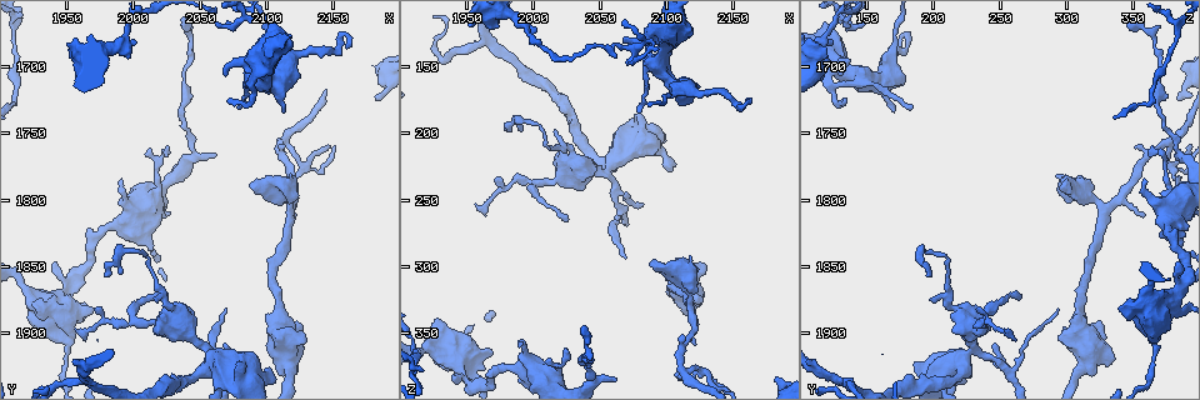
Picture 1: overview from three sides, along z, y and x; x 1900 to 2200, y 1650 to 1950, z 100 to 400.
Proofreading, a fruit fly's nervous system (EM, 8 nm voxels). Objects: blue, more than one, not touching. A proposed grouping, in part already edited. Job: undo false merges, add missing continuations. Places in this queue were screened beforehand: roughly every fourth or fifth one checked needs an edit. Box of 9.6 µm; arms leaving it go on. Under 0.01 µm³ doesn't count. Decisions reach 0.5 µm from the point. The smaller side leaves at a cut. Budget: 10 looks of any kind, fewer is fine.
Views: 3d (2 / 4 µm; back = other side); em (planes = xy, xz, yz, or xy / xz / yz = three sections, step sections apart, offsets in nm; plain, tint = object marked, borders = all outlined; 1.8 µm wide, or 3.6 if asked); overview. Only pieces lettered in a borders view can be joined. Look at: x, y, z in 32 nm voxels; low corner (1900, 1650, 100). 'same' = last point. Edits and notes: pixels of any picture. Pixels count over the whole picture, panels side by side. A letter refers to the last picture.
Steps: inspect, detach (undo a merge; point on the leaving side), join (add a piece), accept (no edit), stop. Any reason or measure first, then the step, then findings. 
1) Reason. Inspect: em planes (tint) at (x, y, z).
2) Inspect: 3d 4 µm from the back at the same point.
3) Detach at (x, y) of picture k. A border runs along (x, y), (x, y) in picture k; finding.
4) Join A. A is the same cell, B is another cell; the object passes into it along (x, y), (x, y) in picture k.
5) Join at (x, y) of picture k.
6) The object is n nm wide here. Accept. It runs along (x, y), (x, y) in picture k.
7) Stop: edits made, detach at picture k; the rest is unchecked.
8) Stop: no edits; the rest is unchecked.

Free end. Inspect: em planes (borders) at (1970, 1884, 364).

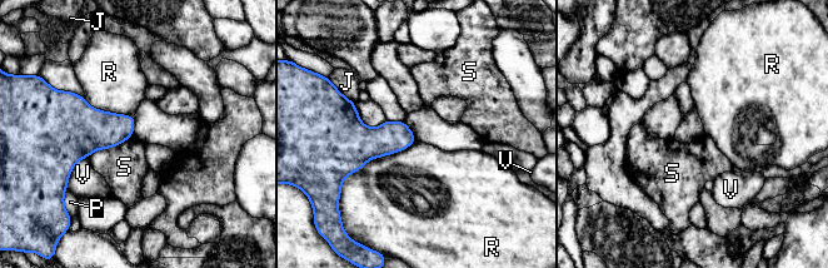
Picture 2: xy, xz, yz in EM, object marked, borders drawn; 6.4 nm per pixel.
Accept. J, P, R, S and V are other cells; no lettered piece goes on from it.

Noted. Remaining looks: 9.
Four arms meet. Inspect: 3d 4 µm at (1994, 1816, 376).

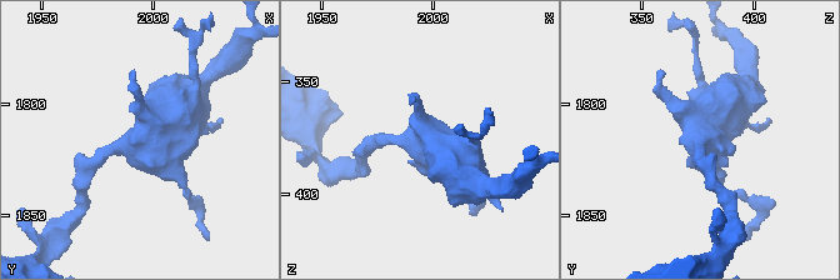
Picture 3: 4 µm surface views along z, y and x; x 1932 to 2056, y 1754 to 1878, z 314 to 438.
Now the EM. Inspect: em 3.6 µm planes (borders) at (1995, 1817, 376).

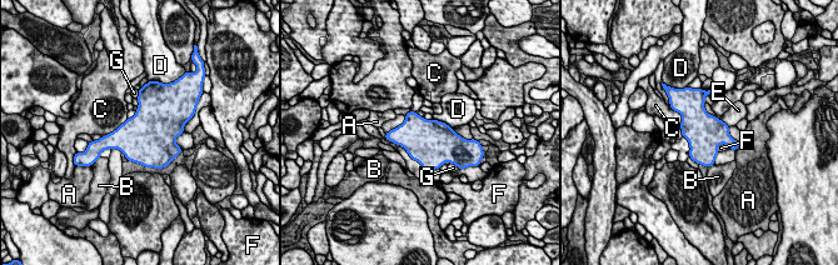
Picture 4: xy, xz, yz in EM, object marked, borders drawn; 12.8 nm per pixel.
The longest contact is with C, 360 nm. Accept. A, B, C, D, E, F and G are other cells; a border runs along (729, 148), (721, 144), (716, 149) in picture 4; continuous, no second cell.

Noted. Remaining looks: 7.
Free end. Inspect: em yz step 16 (borders) at (2116, 1734, 172).

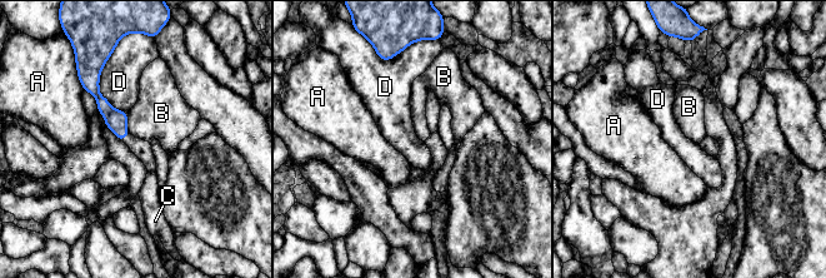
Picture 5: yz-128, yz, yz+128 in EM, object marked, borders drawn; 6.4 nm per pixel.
Join C. C is the same cell, A, B and D are other cells; the object passes into it along (116, 120), (126, 135), (143, 149) in picture 5; it goes on there.

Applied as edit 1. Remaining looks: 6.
See it whole again. Inspect: overview.

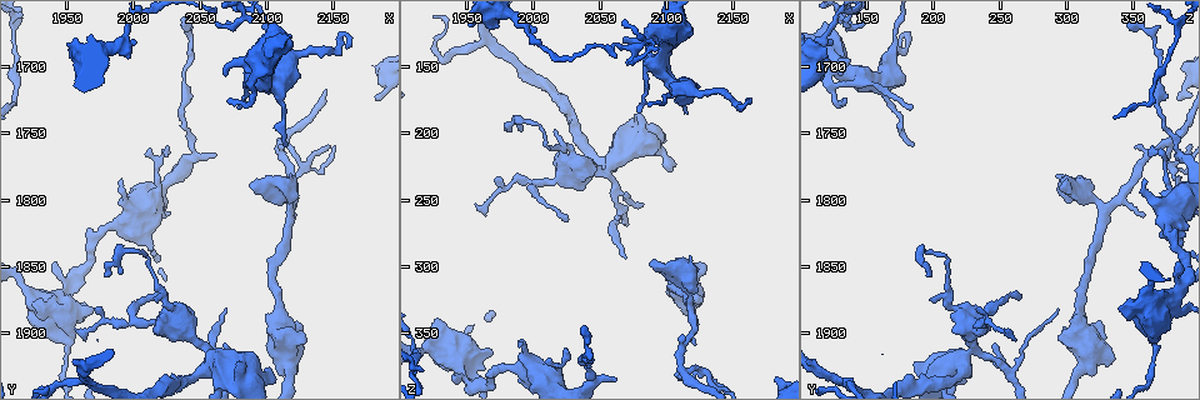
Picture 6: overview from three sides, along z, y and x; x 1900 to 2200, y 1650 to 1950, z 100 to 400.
Three arms meet. Inspect: 3d 4 µm at (2100, 1692, 122).

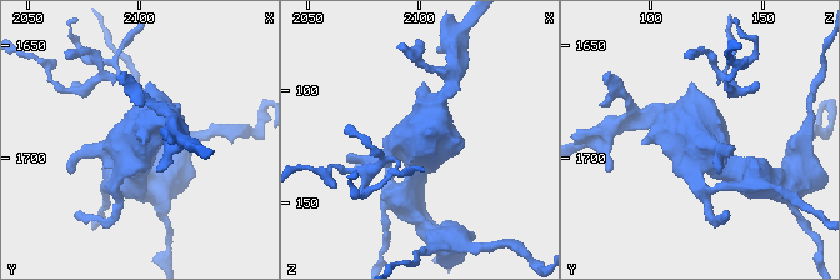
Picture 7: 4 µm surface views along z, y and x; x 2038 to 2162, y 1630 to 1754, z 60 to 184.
Inspect: em 3.6 µm yz step 4 (borders) at (2097, 1693, 122).

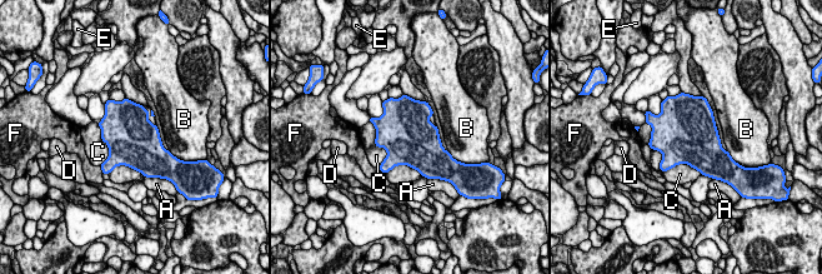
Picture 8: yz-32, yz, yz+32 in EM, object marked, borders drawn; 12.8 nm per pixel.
Accept. A, B, C, D, E and F are other cells; a border runs along (370, 121), (386, 150), (380, 167) in picture 8; all the same cell.

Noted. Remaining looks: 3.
Tapers out. Inspect: em planes (tint) at (2162, 1686, 176).

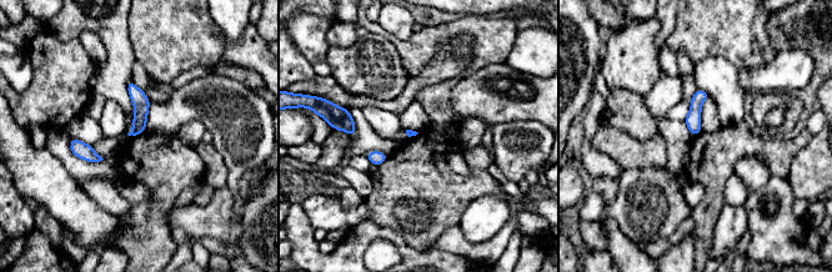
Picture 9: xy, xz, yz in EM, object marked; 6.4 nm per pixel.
Inspect: em planes (borders) at the same point.

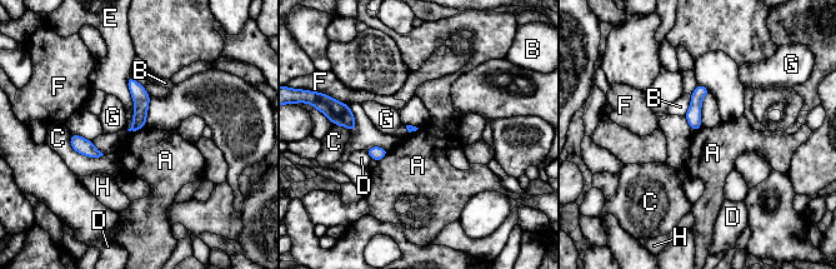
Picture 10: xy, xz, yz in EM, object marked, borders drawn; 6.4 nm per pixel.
Accept. A, B, C, D, E, F, G and H are other cells; none of them fits.

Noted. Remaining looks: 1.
Stop: edits made, join at picture 5; the rest is unchecked.

